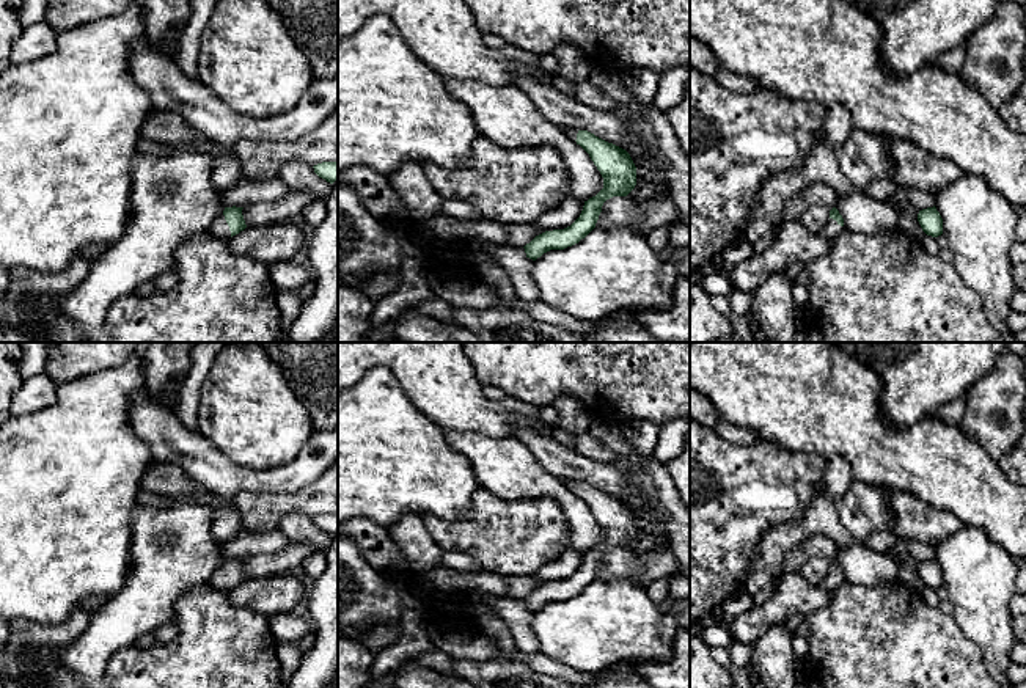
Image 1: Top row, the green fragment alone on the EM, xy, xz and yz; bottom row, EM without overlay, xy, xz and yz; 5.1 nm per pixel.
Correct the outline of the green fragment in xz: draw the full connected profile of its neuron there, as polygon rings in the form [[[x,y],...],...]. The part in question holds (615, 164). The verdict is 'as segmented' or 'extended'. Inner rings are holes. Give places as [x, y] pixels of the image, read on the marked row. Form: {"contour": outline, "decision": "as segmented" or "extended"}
{"contour": [[[572,127],[562,130],[589,154],[603,177],[603,188],[584,201],[580,217],[570,226],[545,231],[523,247],[526,258],[533,261],[550,250],[564,250],[578,243],[595,228],[603,203],[613,196],[627,196],[636,185],[636,167],[625,149],[588,130]]], "decision": "extended"}

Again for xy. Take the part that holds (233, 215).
{"contour": [[[225,207],[225,210],[212,221],[206,229],[212,237],[229,239],[247,228],[244,215],[244,207]]], "decision": "extended"}

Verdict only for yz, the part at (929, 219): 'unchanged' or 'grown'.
unchanged

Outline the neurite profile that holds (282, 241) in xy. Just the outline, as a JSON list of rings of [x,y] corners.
[[[280,221],[267,226],[247,226],[228,239],[229,250],[270,265],[291,261],[306,245],[306,237],[295,221]]]

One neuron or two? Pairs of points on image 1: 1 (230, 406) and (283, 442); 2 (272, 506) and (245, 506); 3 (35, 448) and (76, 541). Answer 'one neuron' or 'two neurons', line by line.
1: one neuron
2: one neuron
3: one neuron

